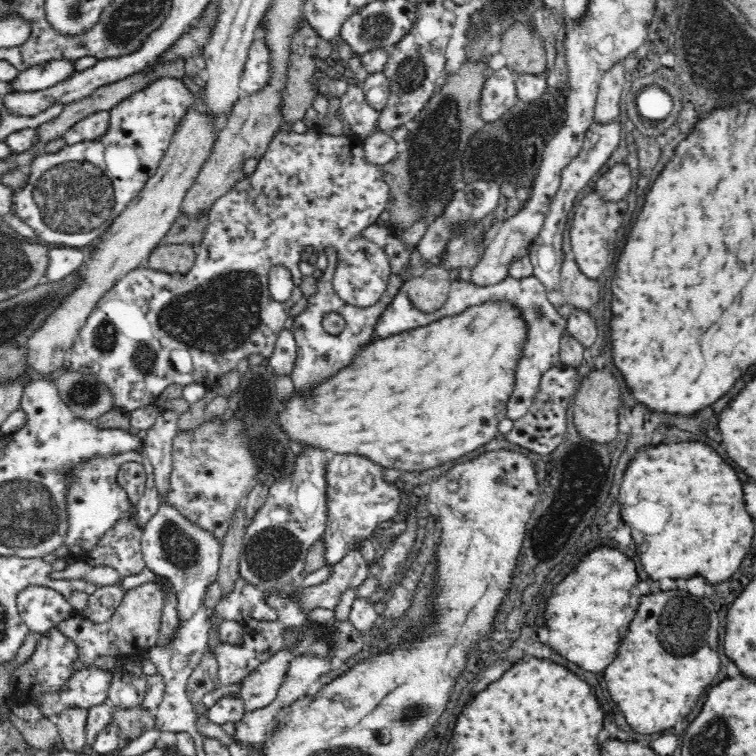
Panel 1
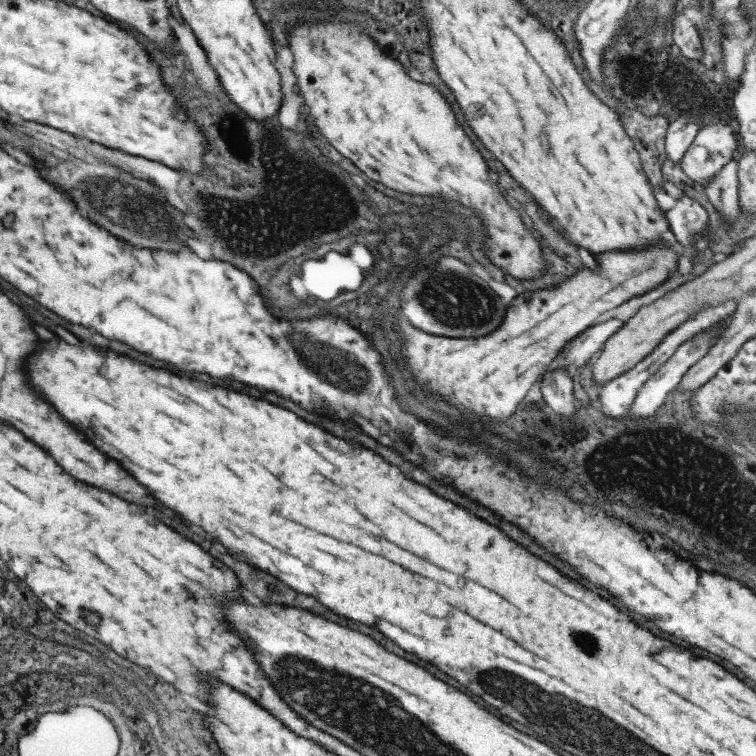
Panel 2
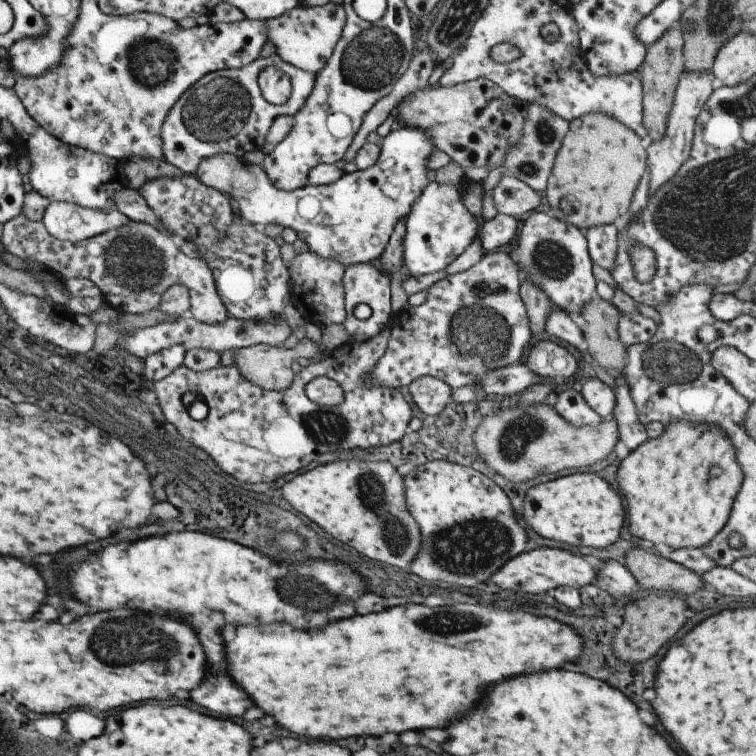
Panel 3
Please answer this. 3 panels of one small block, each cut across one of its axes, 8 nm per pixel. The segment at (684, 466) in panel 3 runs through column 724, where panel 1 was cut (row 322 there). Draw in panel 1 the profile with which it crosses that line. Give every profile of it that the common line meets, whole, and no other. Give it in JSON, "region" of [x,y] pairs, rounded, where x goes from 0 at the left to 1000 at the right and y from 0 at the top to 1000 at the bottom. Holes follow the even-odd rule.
{"region":[[[643,397],[638,402],[622,405],[611,415],[603,415],[603,418],[595,418],[595,421],[590,418],[590,421],[569,426],[566,431],[558,431],[553,437],[542,437],[542,439],[534,439],[534,442],[521,442],[516,447],[497,450],[492,455],[484,455],[476,463],[476,468],[471,468],[471,474],[463,484],[447,489],[447,495],[442,495],[434,503],[418,508],[407,519],[407,526],[399,524],[397,519],[389,519],[386,526],[381,532],[376,532],[365,561],[381,574],[384,582],[392,582],[399,590],[421,590],[423,595],[431,595],[431,598],[437,595],[439,601],[479,601],[481,606],[492,608],[495,614],[508,616],[508,622],[511,619],[526,619],[526,624],[534,624],[534,622],[537,624],[563,624],[563,622],[577,619],[582,614],[603,611],[611,603],[630,598],[630,593],[648,587],[651,579],[659,577],[661,558],[672,553],[672,529],[675,529],[675,521],[683,511],[683,484],[685,484],[685,479],[693,468],[696,439],[698,439],[698,431],[690,423],[685,405],[680,405],[675,399],[661,399],[661,397]]]}

